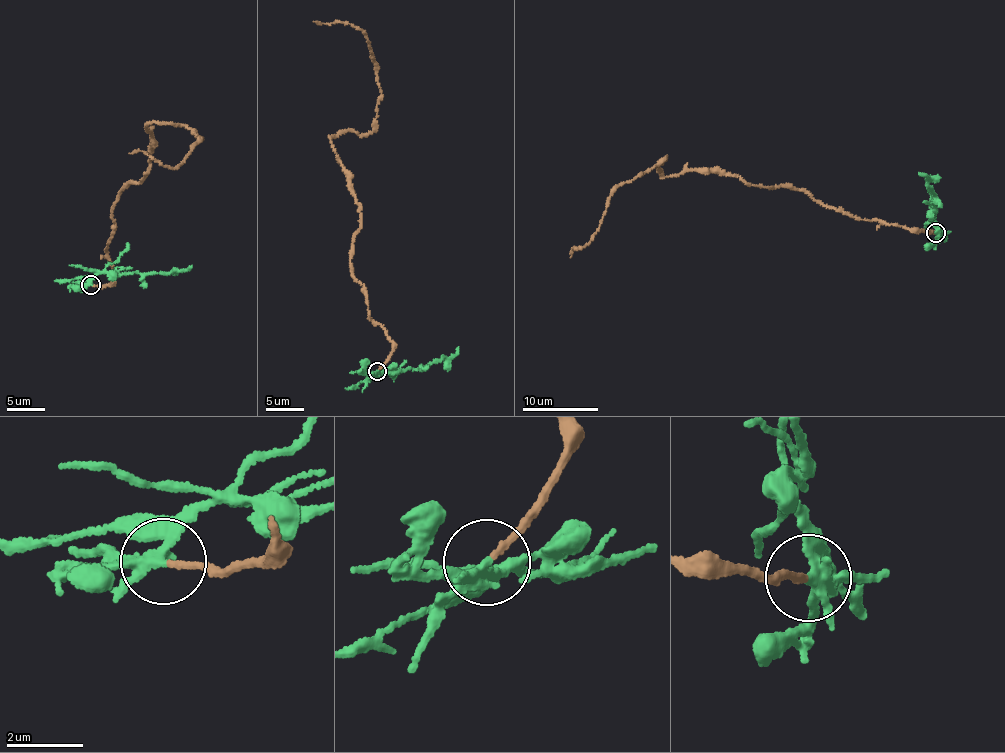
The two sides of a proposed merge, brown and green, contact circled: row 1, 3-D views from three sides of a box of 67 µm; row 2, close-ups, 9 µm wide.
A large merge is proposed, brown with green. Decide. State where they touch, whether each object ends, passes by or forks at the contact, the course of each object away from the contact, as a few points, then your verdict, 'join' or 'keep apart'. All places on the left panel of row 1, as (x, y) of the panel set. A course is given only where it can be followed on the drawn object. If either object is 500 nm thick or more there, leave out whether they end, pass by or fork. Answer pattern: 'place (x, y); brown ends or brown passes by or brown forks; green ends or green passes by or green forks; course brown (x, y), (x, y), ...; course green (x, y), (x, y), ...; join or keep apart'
place (90, 285); brown ends; green forks; course brown (92, 285), (113, 279), (112, 213), (147, 172), (156, 142), (146, 125), (202, 138), (174, 167), (129, 153); course green (90, 285), (99, 273), (170, 274), (192, 265); keep apart

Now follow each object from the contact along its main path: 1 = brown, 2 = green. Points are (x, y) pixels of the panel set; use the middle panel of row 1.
1: (379, 371), (392, 341), (354, 277), (360, 206), (330, 139), (373, 129), (378, 77), (361, 30), (313, 21)
2: (377, 370), (422, 370), (443, 358), (450, 359), (458, 348)

